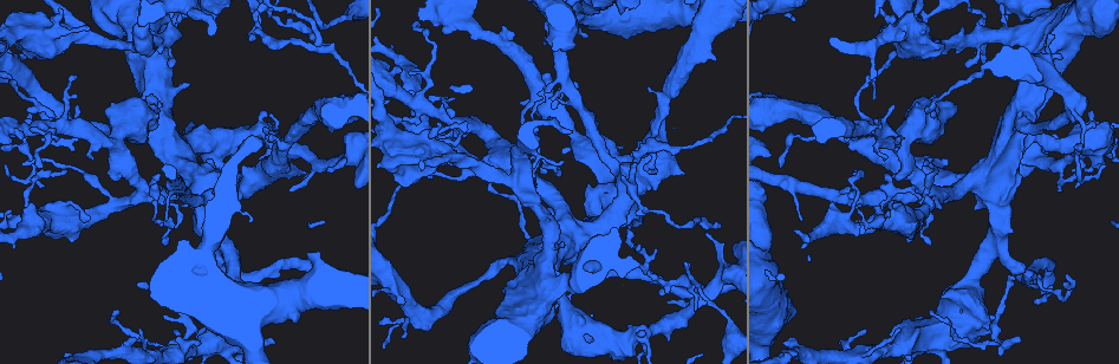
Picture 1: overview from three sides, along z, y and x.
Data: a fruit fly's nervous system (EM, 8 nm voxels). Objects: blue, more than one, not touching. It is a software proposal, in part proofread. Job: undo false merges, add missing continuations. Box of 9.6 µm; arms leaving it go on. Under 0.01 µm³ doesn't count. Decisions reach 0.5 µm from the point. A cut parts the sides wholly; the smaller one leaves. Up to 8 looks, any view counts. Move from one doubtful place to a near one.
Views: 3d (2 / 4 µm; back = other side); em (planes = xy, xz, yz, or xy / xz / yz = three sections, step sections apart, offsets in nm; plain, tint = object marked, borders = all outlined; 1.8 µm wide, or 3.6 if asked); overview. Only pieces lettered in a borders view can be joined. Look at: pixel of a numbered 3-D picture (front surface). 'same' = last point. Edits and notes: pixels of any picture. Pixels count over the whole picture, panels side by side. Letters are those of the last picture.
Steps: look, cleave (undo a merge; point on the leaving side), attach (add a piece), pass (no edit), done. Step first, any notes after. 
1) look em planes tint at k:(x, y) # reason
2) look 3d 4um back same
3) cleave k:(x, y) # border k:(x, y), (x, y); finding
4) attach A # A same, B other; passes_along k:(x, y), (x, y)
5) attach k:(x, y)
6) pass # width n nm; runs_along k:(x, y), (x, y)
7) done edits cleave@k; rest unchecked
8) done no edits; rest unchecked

look 3d 4um at 1:(728, 274) # abrupt turn

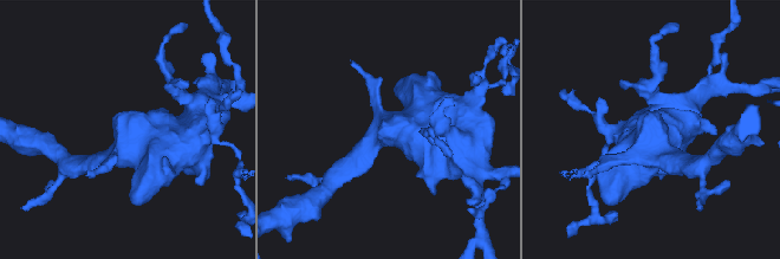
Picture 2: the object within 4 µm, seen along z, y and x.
look em 3.6um xz step 4 tint at 2:(656, 148)

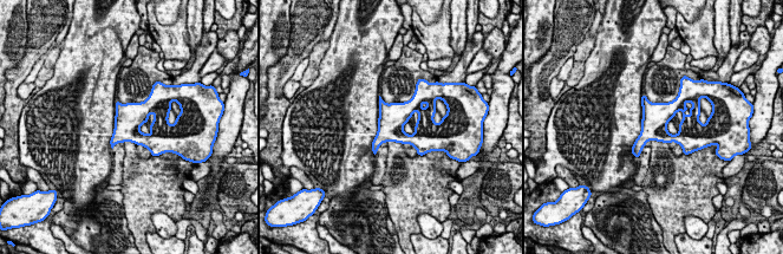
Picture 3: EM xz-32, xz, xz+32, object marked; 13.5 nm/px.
look em 3.6um xz step 4 borders same # see the neighbours

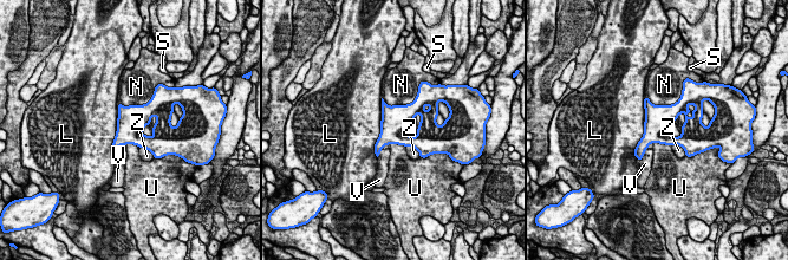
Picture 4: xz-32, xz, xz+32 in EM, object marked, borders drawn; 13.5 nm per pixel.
pass # L other, N other, S other, U other, V other, Z other; continuous, no second cell

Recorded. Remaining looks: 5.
look 3d 4um at 1:(924, 335) # closes a loop

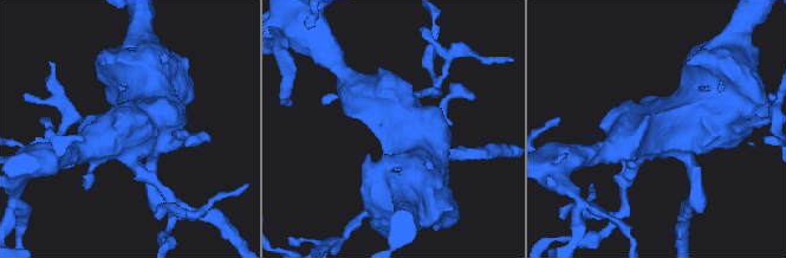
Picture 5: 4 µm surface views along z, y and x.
look em 3.6um xy step 8 tint at 5:(657, 126) # now the EM

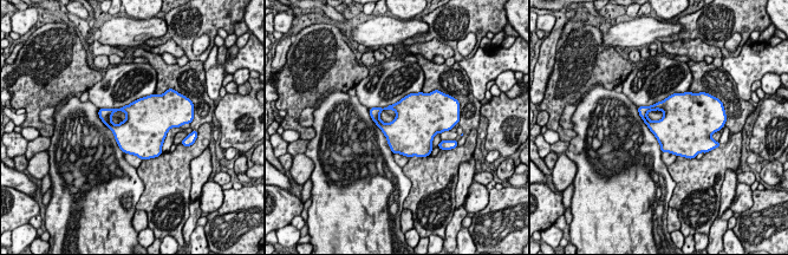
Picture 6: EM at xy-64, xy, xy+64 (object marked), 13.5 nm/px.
look em 3.6um planes borders same # another direction

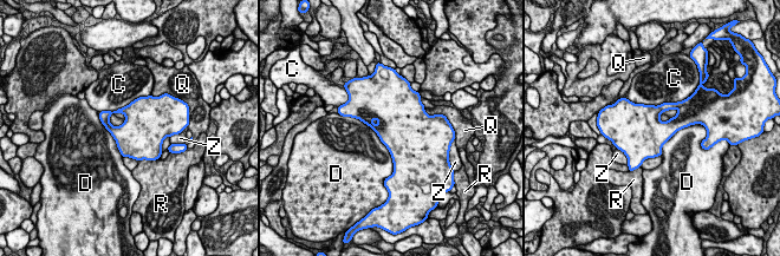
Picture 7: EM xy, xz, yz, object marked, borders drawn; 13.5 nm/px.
pass # C other, D other, Q other, R other, Z other; border 7:(351, 117), (377, 135), (394, 166); all the same cell

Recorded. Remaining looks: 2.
look 3d 4um at 1:(403, 292) # branch point

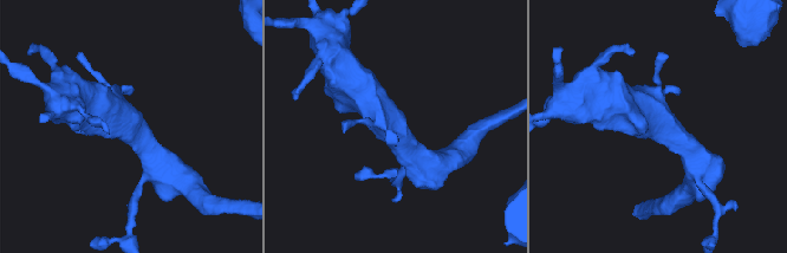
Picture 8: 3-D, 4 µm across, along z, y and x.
look em planes borders at 8:(128, 128) # arms 3

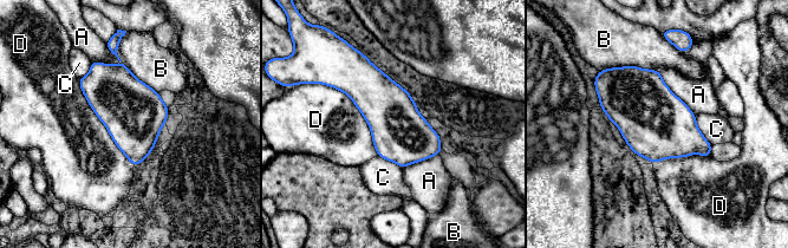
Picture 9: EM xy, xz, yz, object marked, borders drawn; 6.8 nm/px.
pass # A other, B other, C other, D other; one cell here

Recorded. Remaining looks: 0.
done no edits; rest unchecked

